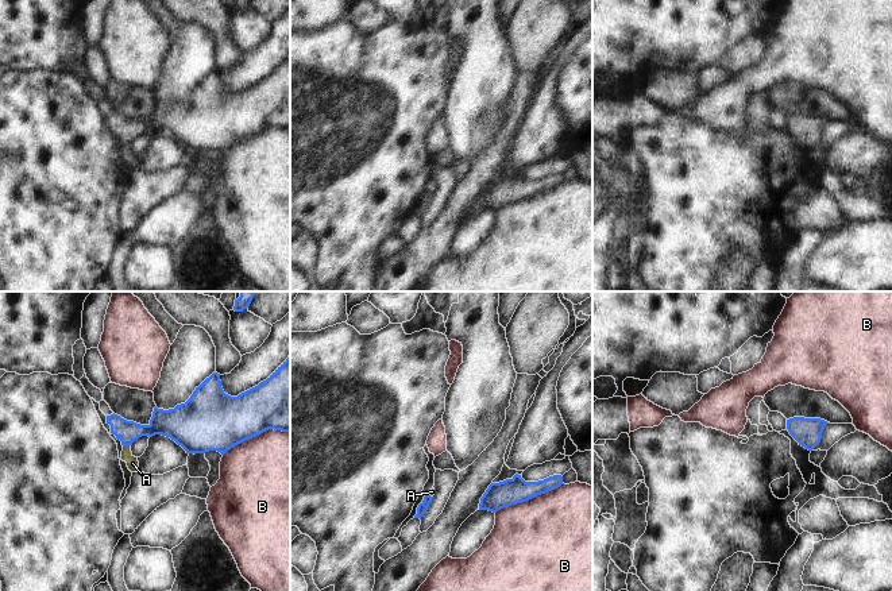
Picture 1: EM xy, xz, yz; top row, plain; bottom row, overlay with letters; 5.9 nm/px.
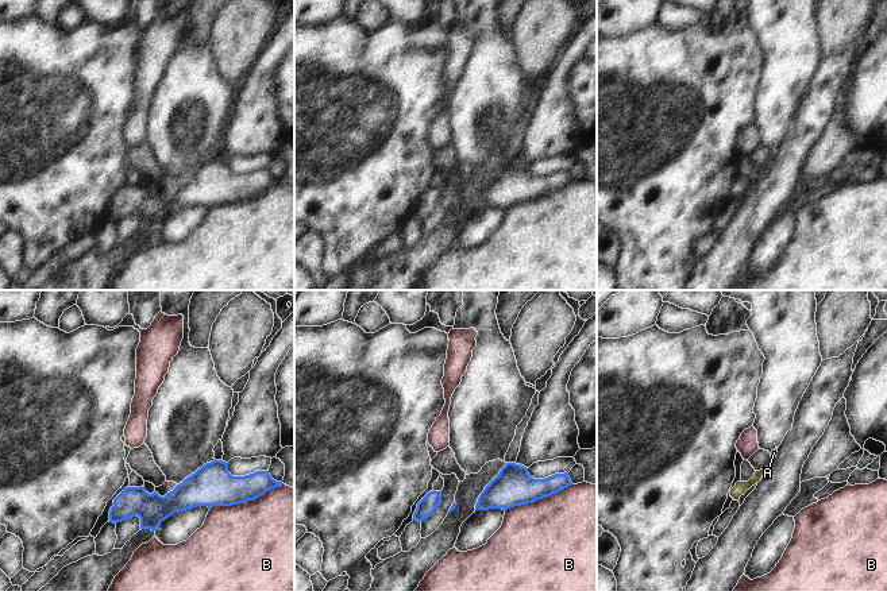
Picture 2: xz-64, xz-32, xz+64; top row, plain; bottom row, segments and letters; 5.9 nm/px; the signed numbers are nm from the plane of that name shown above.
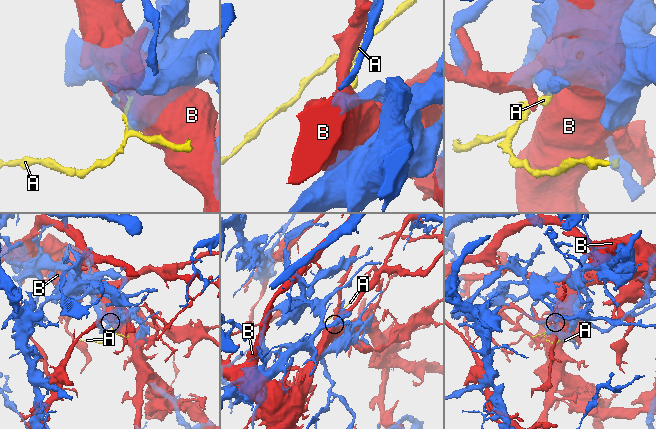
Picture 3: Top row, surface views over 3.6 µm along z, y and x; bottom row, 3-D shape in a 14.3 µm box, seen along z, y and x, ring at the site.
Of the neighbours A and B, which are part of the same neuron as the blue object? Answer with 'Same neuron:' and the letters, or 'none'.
Same neuron: none

